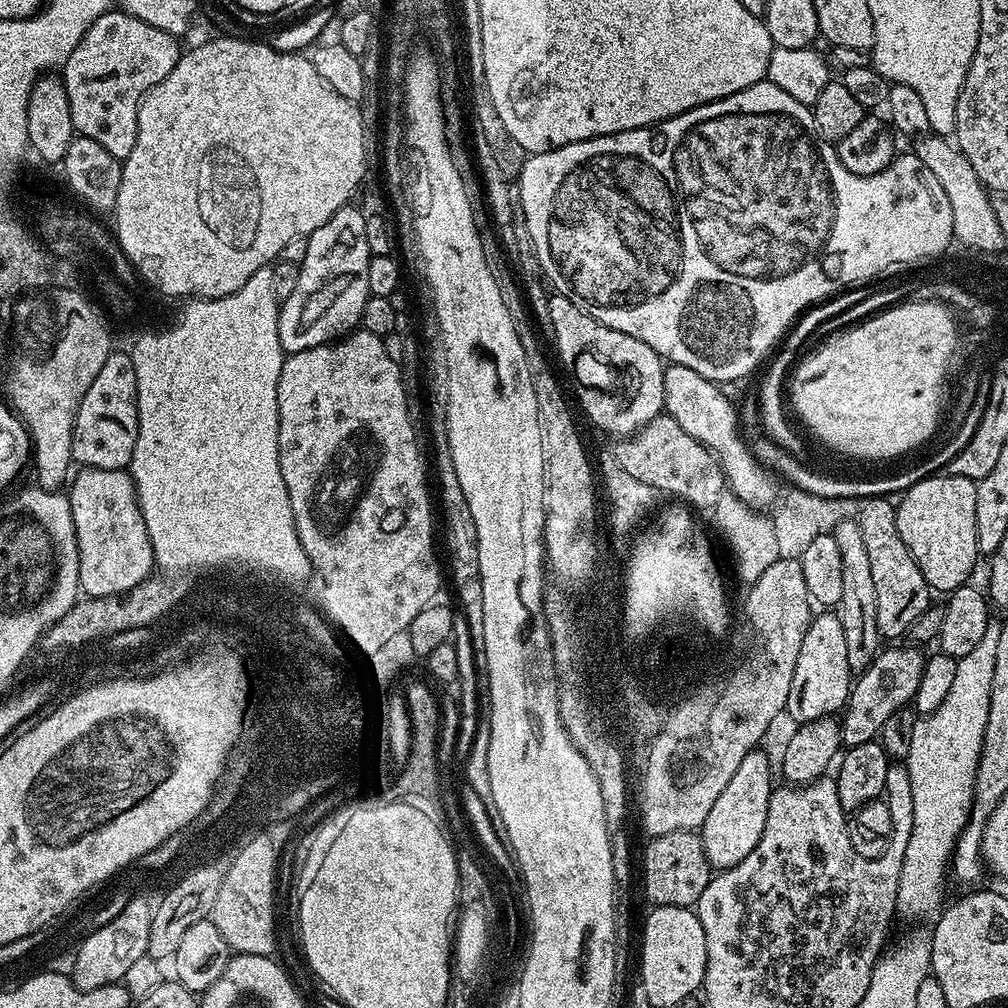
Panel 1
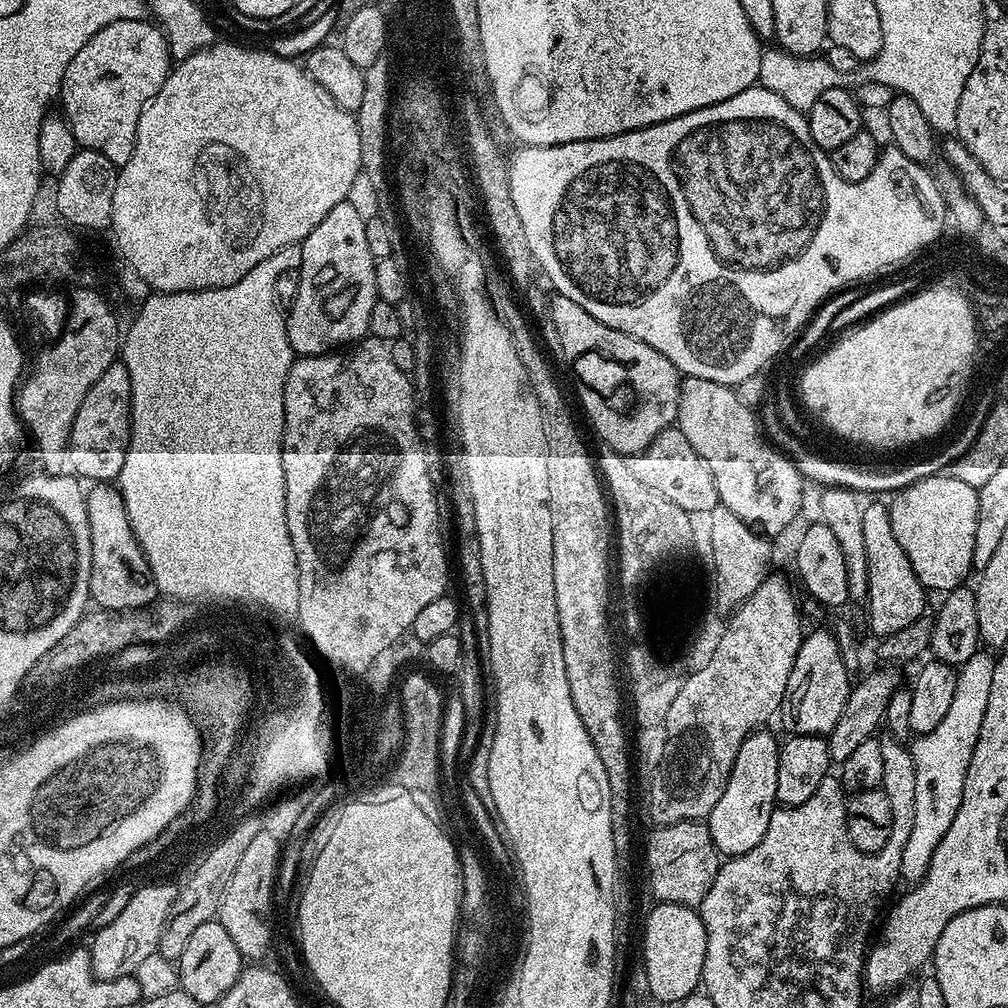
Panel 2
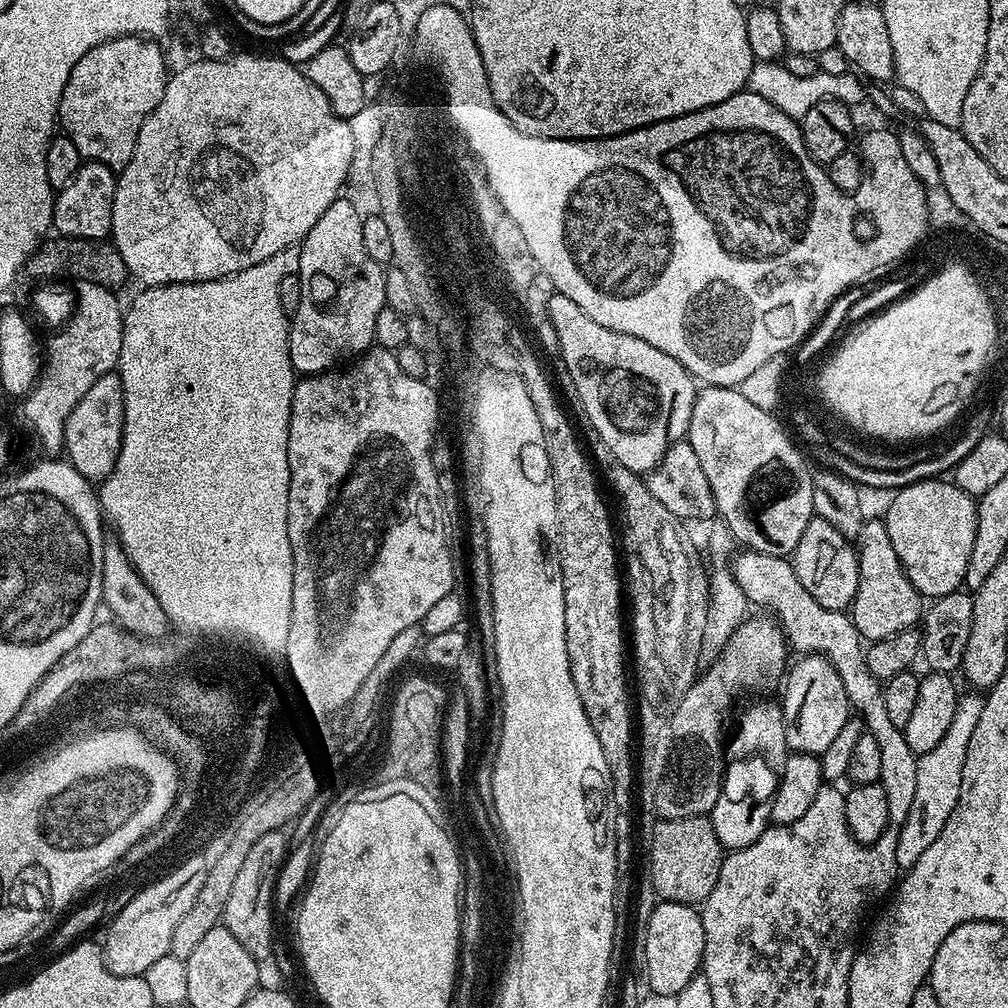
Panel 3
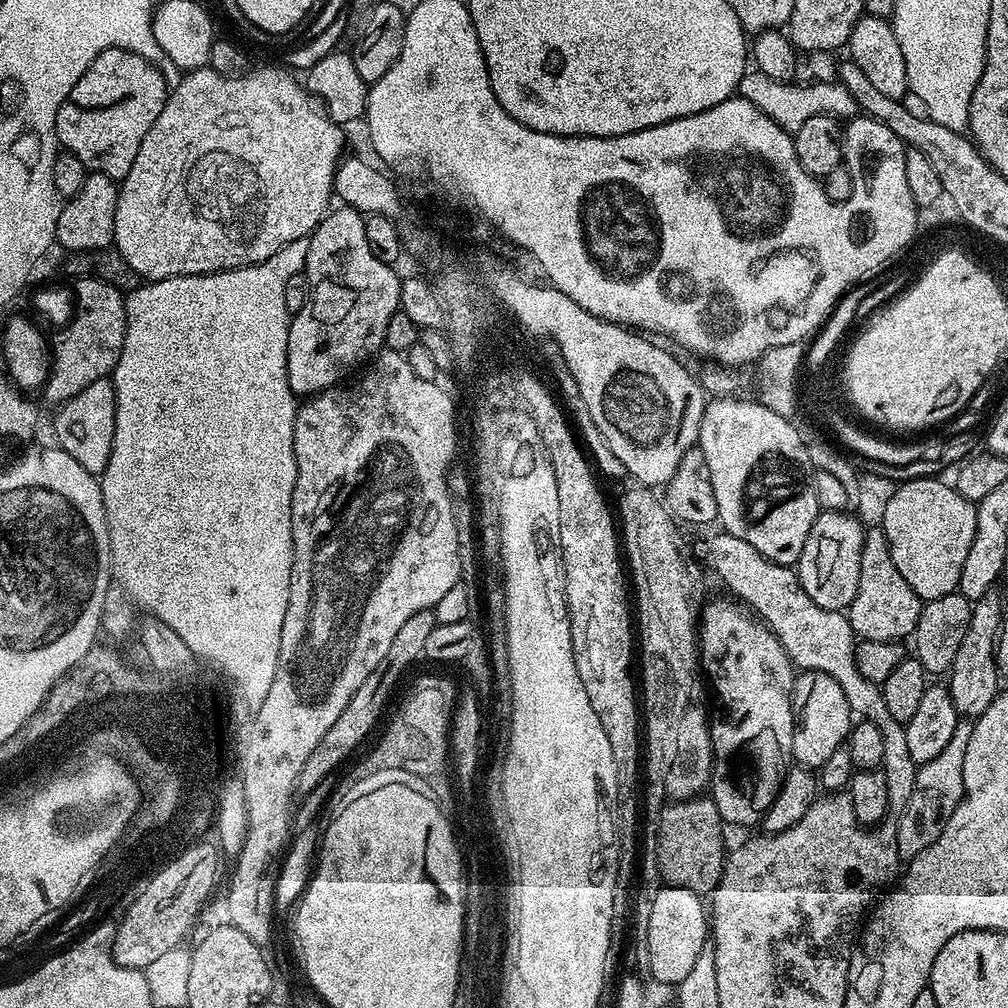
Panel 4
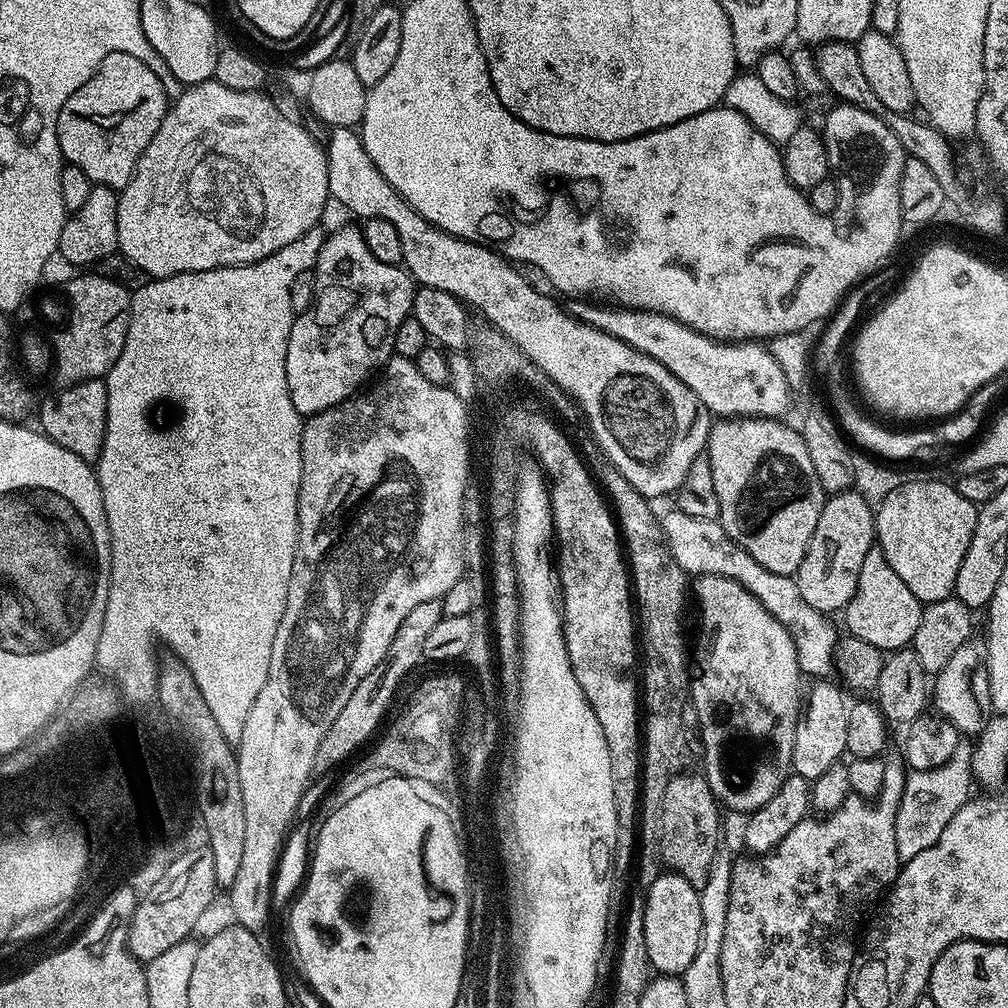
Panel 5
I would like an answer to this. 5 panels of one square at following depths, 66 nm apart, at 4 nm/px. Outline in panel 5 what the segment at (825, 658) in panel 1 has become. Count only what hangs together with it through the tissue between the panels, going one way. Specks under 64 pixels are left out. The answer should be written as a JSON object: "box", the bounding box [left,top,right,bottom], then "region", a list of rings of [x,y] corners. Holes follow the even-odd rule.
{"box":[792,678,852,782],"region":[[[820,678],[812,689],[807,689],[806,699],[802,704],[802,722],[796,726],[794,750],[792,751],[792,772],[806,778],[809,782],[822,778],[826,770],[845,759],[846,729],[850,723],[852,704],[848,700],[849,693],[839,683],[831,684],[831,679]]]}

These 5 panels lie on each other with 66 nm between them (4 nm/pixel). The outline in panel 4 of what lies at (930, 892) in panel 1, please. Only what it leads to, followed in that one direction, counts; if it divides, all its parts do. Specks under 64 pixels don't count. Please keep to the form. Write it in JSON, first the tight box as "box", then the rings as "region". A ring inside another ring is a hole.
{"box":[896,722,972,861],"region":[[[961,722],[954,730],[954,738],[950,738],[946,750],[942,750],[938,758],[917,767],[916,789],[896,820],[896,841],[901,861],[912,860],[919,852],[926,850],[926,846],[930,846],[938,834],[942,834],[942,826],[946,826],[950,814],[954,814],[958,802],[964,797],[962,758],[966,758],[966,742],[970,742],[971,733],[972,724]]]}

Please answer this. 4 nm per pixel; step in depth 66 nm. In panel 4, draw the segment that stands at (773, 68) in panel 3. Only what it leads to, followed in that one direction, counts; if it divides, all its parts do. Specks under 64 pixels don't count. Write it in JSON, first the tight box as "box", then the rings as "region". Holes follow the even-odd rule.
{"box":[738,70,858,133],"region":[[[755,70],[745,71],[744,77],[740,80],[738,94],[746,102],[754,102],[762,114],[766,114],[779,128],[784,128],[790,133],[795,133],[806,118],[815,116],[834,116],[837,118],[851,118],[857,115],[858,109],[854,94],[846,90],[838,82],[822,81],[809,82],[778,82],[774,78],[768,78],[766,74]]]}

